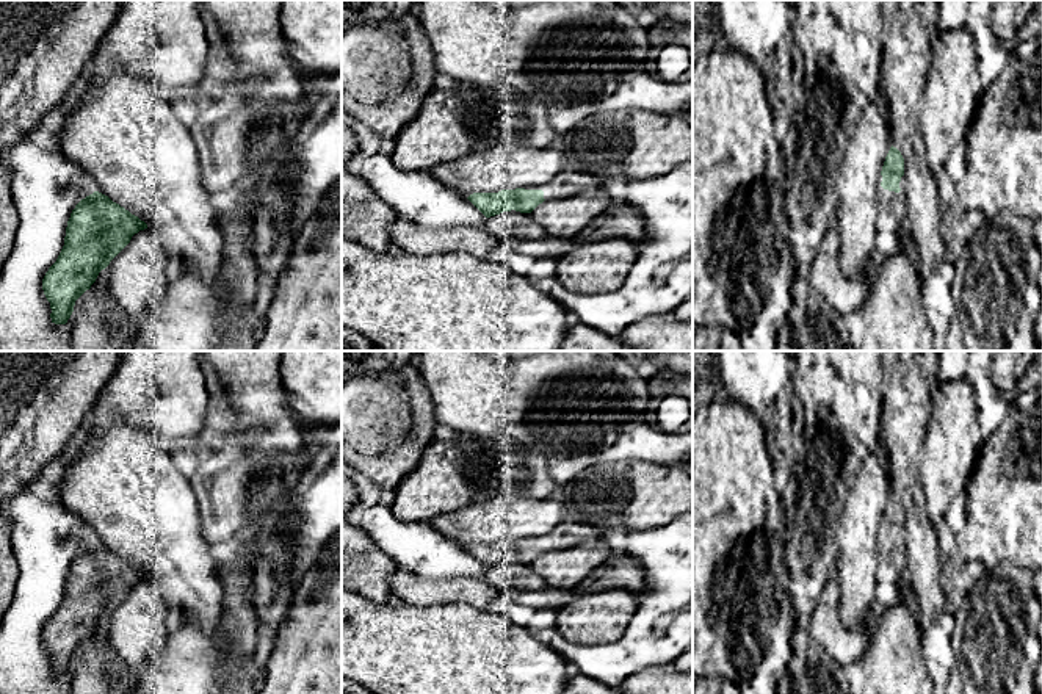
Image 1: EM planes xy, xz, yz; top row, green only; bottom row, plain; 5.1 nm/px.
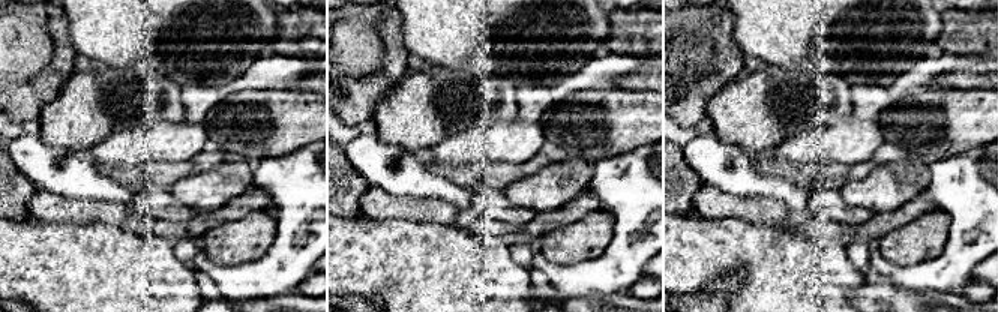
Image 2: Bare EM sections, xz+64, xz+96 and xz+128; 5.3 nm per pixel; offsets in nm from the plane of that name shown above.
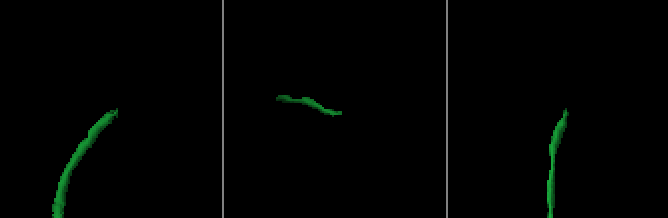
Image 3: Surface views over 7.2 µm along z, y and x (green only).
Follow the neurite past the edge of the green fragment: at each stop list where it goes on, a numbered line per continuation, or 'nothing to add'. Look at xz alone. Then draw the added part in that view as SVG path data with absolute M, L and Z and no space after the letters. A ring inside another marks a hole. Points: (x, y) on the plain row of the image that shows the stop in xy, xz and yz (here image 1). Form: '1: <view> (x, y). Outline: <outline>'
1: xz (566, 534). Outline: M561 522L550 534L541 537L525 537L525 540L542 540L544 550L563 550L586 540L603 539L603 533L592 525L581 522Z

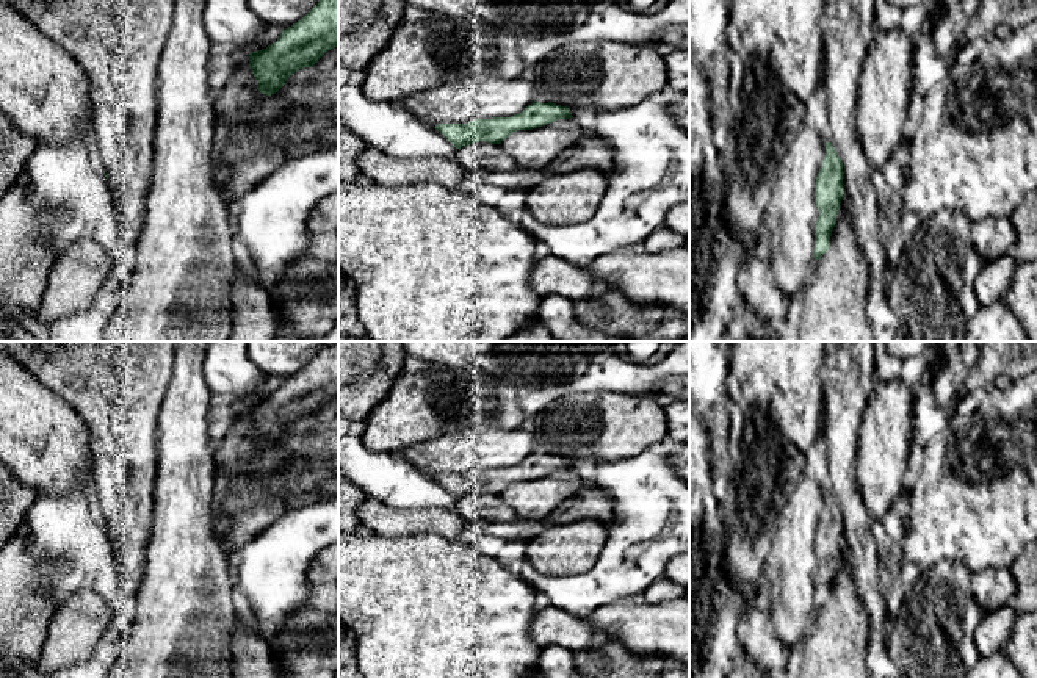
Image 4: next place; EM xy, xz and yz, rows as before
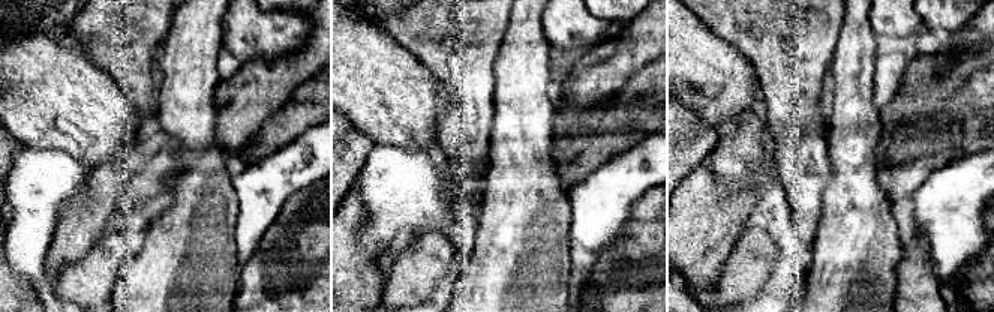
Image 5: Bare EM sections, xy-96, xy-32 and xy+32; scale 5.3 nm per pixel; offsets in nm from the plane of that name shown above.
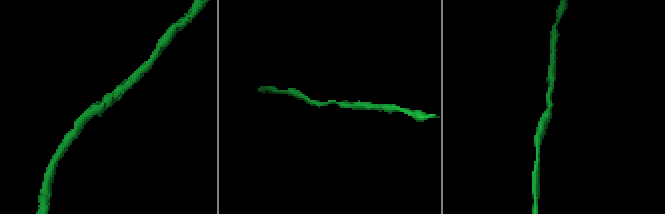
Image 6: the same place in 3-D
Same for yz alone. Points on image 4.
nothing to add

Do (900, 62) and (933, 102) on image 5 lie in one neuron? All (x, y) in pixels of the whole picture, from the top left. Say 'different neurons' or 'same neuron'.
different neurons

